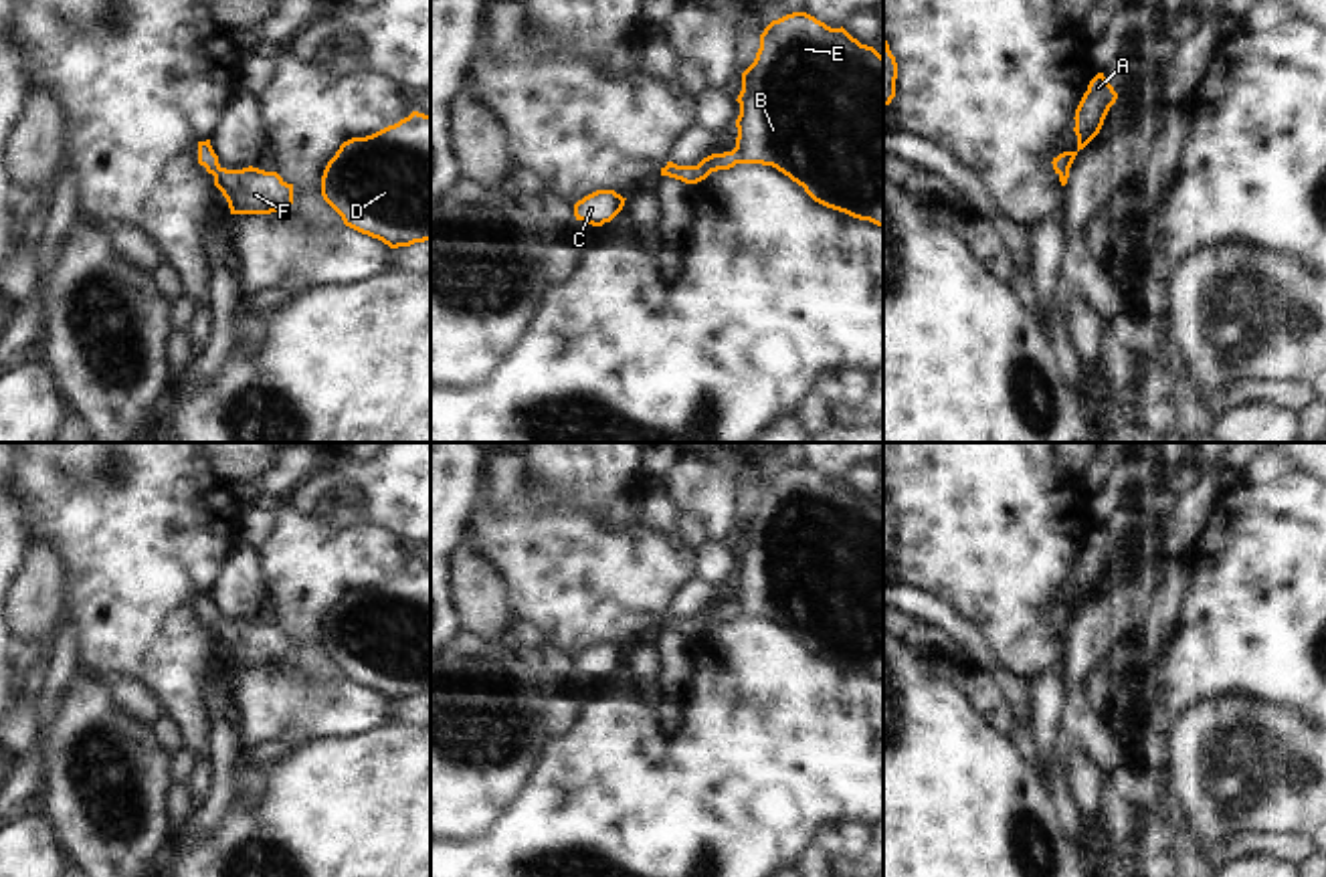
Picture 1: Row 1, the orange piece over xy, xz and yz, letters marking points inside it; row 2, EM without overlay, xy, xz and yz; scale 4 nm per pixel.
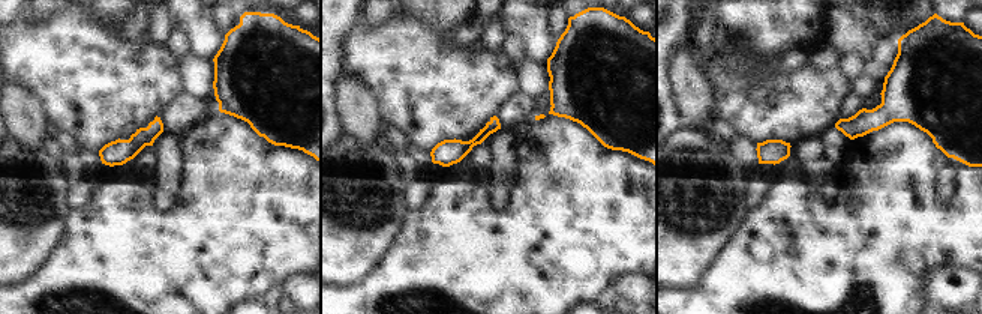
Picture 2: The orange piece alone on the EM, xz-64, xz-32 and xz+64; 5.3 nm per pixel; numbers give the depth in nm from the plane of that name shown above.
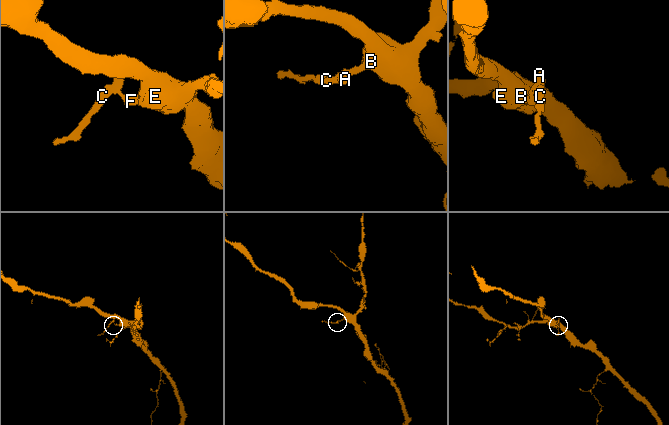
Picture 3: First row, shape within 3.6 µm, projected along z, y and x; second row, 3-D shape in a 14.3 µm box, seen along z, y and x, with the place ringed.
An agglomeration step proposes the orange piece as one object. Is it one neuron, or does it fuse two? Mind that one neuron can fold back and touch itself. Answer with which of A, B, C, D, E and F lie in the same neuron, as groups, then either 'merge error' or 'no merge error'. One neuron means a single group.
groups A B C D E F; no merge error

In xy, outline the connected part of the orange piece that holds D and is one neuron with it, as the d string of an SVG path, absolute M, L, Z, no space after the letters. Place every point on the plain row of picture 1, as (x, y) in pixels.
M431 568L408 570L340 598L321 628L323 653L344 677L390 701L431 693Z

